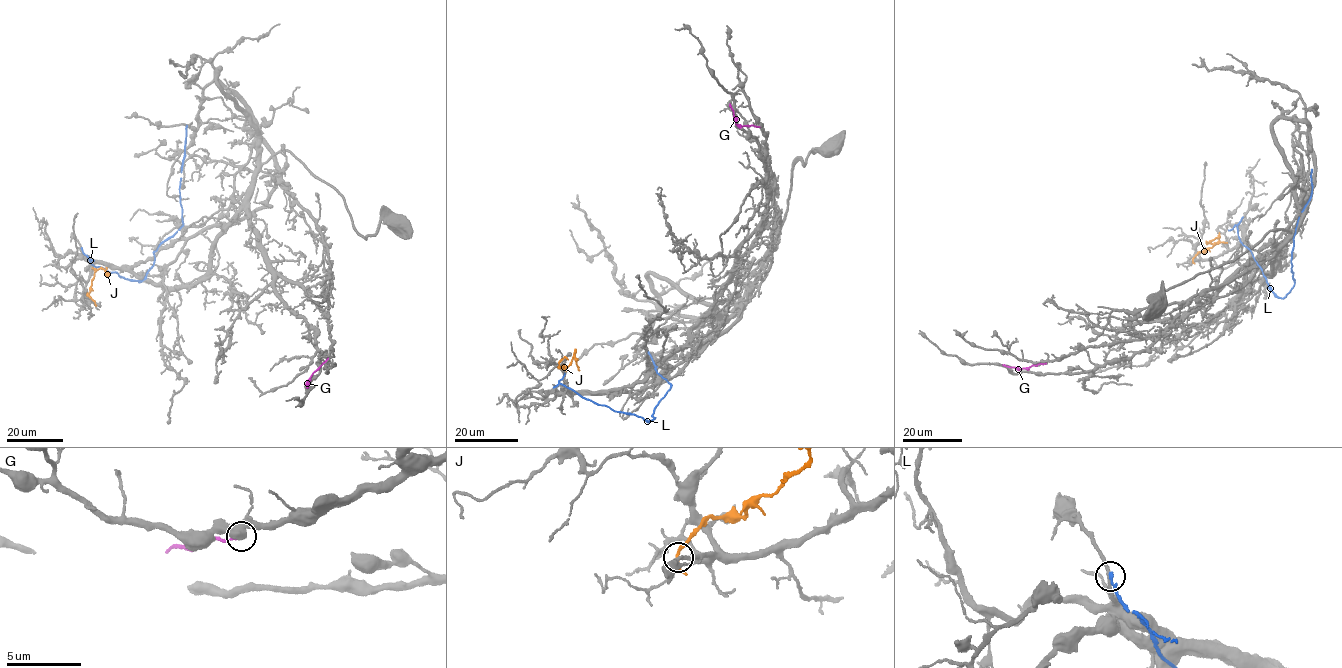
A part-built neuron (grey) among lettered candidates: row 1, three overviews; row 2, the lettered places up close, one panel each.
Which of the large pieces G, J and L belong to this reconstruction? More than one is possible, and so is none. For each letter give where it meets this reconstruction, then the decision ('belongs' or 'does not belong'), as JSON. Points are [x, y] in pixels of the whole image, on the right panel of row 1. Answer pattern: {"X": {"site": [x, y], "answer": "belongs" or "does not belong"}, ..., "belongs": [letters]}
{"G": {"site": [1046, 363], "answer": "does not belong"}, "J": {"site": [1193, 260], "answer": "does not belong"}, "L": {"site": [1242, 218], "answer": "does not belong"}, "belongs": []}

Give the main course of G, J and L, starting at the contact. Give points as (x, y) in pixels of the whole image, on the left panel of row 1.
G: (328, 358), (311, 375), (306, 383), (308, 387)
J: (95, 303), (87, 294), (95, 272), (103, 269), (106, 273), (106, 267)
L: (81, 248), (93, 265), (125, 278), (142, 280), (152, 266), (154, 251), (183, 224), (179, 188), (187, 125)

